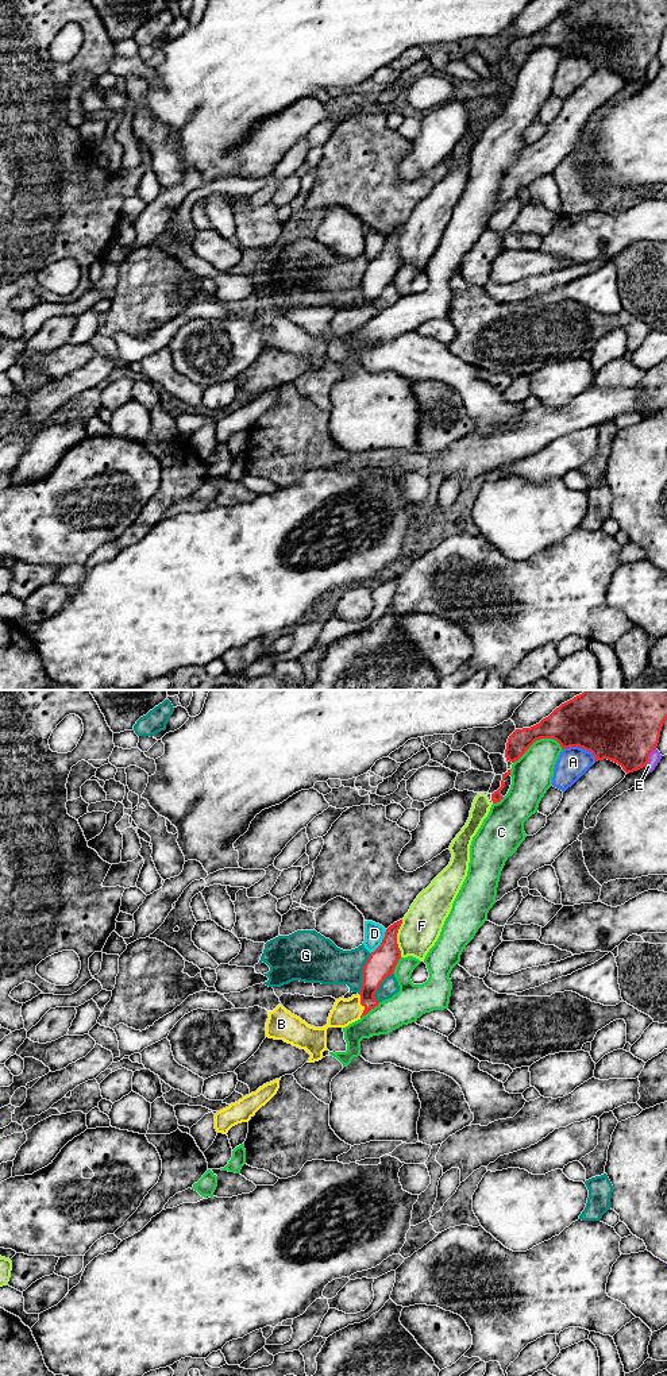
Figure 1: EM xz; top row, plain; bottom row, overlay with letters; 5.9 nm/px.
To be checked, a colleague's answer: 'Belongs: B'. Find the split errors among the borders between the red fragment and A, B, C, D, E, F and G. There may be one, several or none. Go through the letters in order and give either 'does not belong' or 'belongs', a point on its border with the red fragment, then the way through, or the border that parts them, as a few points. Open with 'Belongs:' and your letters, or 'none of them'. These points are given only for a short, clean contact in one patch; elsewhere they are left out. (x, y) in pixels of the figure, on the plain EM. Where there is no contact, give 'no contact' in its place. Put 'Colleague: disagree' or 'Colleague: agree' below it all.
Belongs: B
A: does not belong | xz (581, 56)
B: belongs | xz (362, 313) | across xz (377, 276), (362, 313), (344, 320)
C: does not belong | xz (538, 47)
D: does not belong | xz (382, 250)
E: does not belong | xz (647, 66)
F: does not belong | xz (396, 247)
G: does not belong | xz (362, 282)
Colleague: agree

